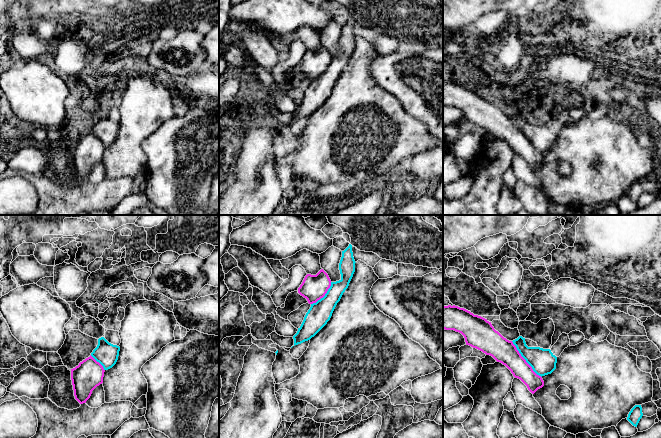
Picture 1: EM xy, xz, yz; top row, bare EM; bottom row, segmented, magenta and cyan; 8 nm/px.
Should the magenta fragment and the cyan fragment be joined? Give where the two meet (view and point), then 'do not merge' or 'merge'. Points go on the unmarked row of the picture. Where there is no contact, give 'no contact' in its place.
contact yz (525, 136); merge

